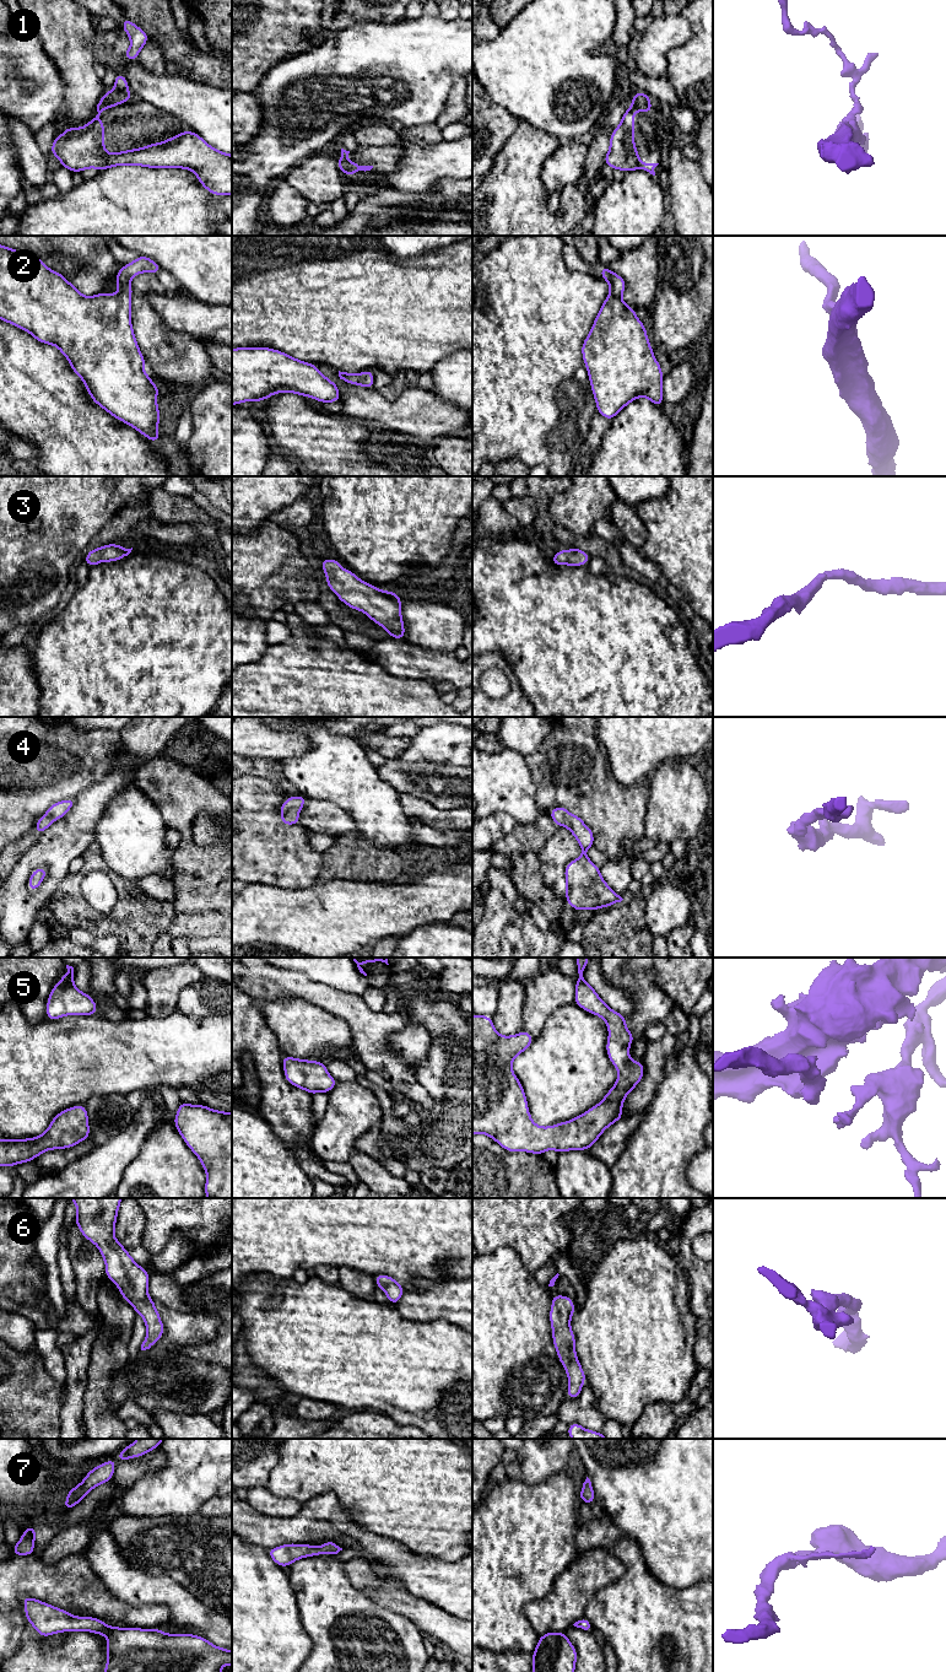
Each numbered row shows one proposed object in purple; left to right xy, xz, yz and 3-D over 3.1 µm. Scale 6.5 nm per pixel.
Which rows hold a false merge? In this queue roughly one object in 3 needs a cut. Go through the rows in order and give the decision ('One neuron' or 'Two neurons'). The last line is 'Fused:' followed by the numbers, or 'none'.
1: Two neurons
2: One neuron
3: One neuron
4: One neuron
5: One neuron
6: One neuron
7: One neuron
Fused: 1

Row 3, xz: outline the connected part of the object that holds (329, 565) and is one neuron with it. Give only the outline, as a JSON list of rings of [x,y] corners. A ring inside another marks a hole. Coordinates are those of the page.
[[[333,559],[321,560],[321,570],[325,572],[330,590],[347,606],[363,611],[372,621],[384,627],[390,637],[404,640],[405,627],[401,616],[401,597],[390,590],[380,590],[375,586],[360,579],[352,571],[340,566],[340,561]]]

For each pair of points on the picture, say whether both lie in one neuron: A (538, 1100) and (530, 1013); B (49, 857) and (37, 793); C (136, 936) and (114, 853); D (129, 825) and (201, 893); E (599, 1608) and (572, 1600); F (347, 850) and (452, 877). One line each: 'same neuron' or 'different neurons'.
A: different neurons
B: different neurons
C: different neurons
D: different neurons
E: different neurons
F: different neurons

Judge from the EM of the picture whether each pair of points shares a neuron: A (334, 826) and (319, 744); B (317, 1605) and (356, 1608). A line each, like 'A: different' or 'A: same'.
A: different
B: same

